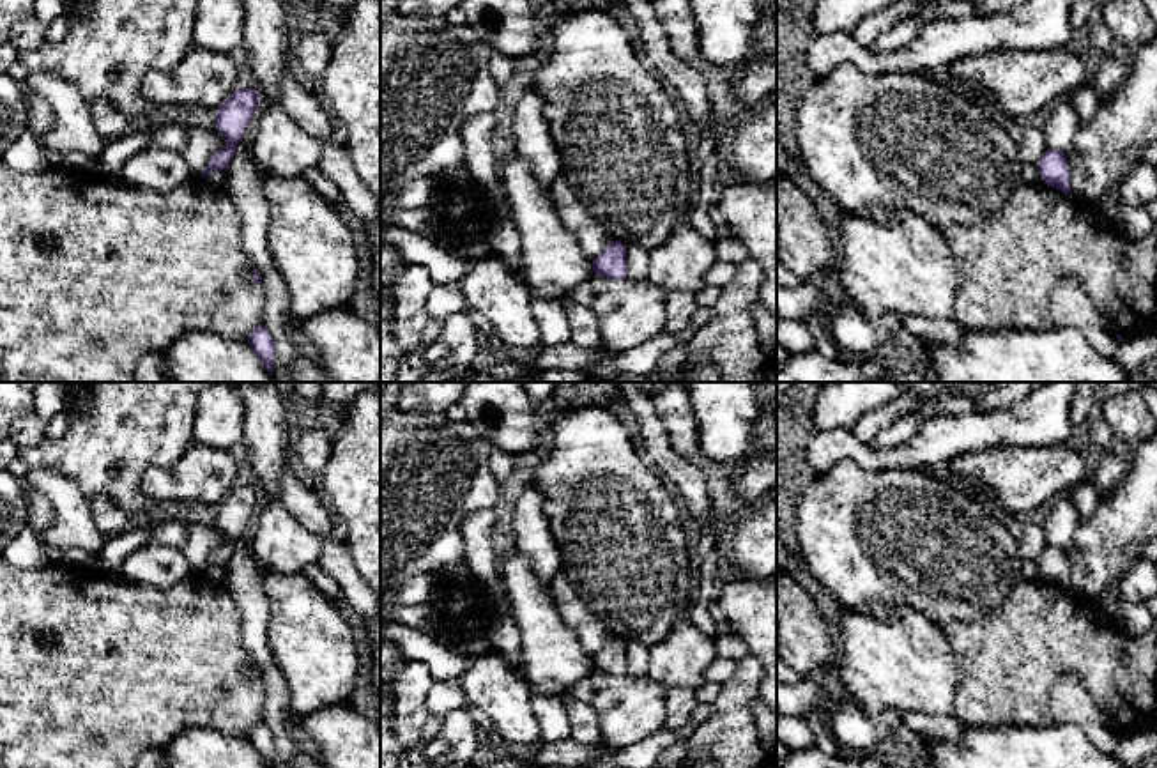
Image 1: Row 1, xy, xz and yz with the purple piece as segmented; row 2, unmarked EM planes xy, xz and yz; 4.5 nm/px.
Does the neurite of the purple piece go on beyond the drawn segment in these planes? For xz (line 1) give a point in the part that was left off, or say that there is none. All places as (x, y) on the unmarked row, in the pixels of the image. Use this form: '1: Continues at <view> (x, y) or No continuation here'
1: No continuation here

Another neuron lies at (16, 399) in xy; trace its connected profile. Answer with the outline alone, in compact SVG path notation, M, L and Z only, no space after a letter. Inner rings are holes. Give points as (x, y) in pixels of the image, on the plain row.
M0 382L0 441L9 437L11 425L34 412L37 382Z

